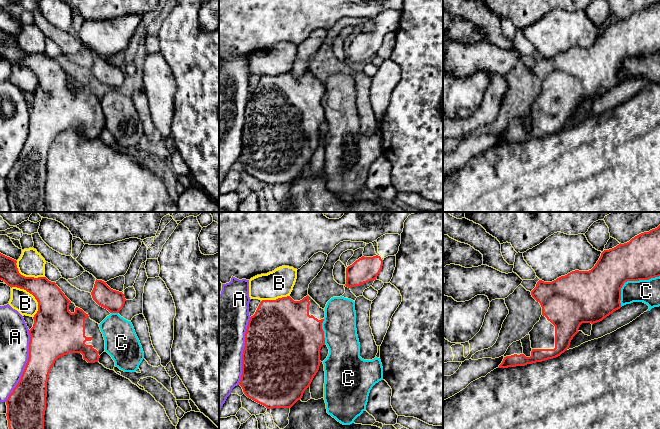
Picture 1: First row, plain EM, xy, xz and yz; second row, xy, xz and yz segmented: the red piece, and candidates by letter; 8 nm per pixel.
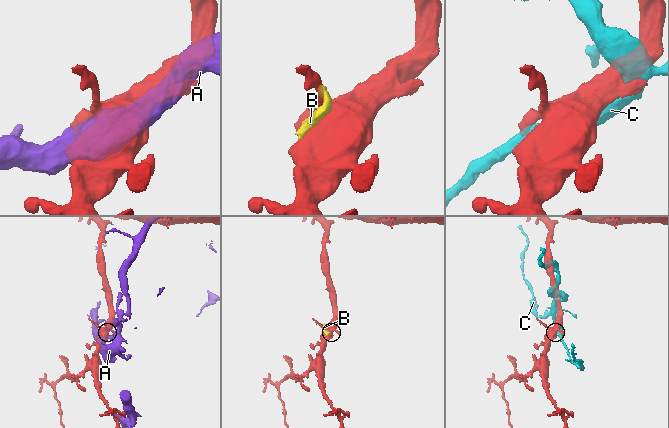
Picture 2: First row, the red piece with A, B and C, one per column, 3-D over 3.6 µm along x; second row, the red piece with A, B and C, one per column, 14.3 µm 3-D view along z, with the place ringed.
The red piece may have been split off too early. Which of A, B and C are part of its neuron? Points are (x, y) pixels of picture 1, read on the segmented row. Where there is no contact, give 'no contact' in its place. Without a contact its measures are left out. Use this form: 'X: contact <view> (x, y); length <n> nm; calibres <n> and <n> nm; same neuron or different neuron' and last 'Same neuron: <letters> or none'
A: contact xy (25, 366); length 600 nm; calibres 280 and 240 nm; different neuron
B: contact xy (33, 295); length 300 nm; calibres 300 and 180 nm; different neuron
C: contact yz (630, 280); length 400 nm; calibres 340 and 190 nm; different neuron
Same neuron: none

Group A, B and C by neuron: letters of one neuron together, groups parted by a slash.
A / B / C

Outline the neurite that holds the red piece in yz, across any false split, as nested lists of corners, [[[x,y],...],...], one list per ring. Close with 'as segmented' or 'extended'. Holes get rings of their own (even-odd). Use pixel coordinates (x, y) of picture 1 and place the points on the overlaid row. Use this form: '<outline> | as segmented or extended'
[[[660,225],[641,233],[629,242],[604,250],[595,266],[589,271],[575,270],[552,282],[539,280],[531,291],[540,303],[542,315],[529,332],[531,356],[523,354],[521,340],[513,342],[503,355],[498,368],[525,366],[553,359],[564,353],[582,323],[594,323],[621,308],[621,288],[627,281],[649,280],[660,276]]] | extended

